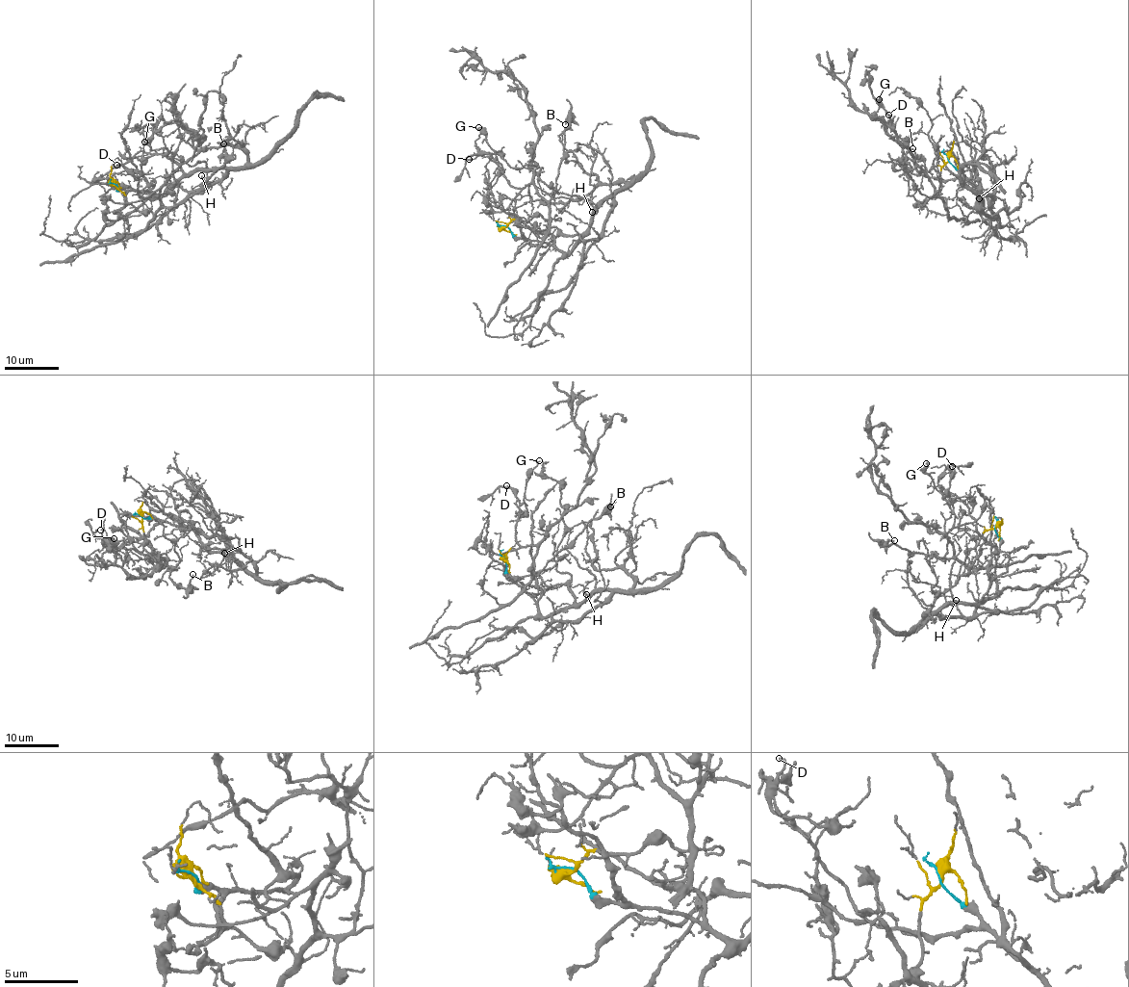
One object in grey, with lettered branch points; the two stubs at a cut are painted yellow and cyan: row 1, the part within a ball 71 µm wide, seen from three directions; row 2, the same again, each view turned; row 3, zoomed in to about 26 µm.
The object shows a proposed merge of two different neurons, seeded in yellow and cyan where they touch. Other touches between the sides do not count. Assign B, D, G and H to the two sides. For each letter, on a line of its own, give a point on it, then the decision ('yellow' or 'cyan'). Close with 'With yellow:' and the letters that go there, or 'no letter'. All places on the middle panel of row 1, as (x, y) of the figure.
B: at (565, 124); yellow
D: at (469, 159); yellow
G: at (478, 127); yellow
H: at (592, 212); cyan
With yellow: B, D, G

